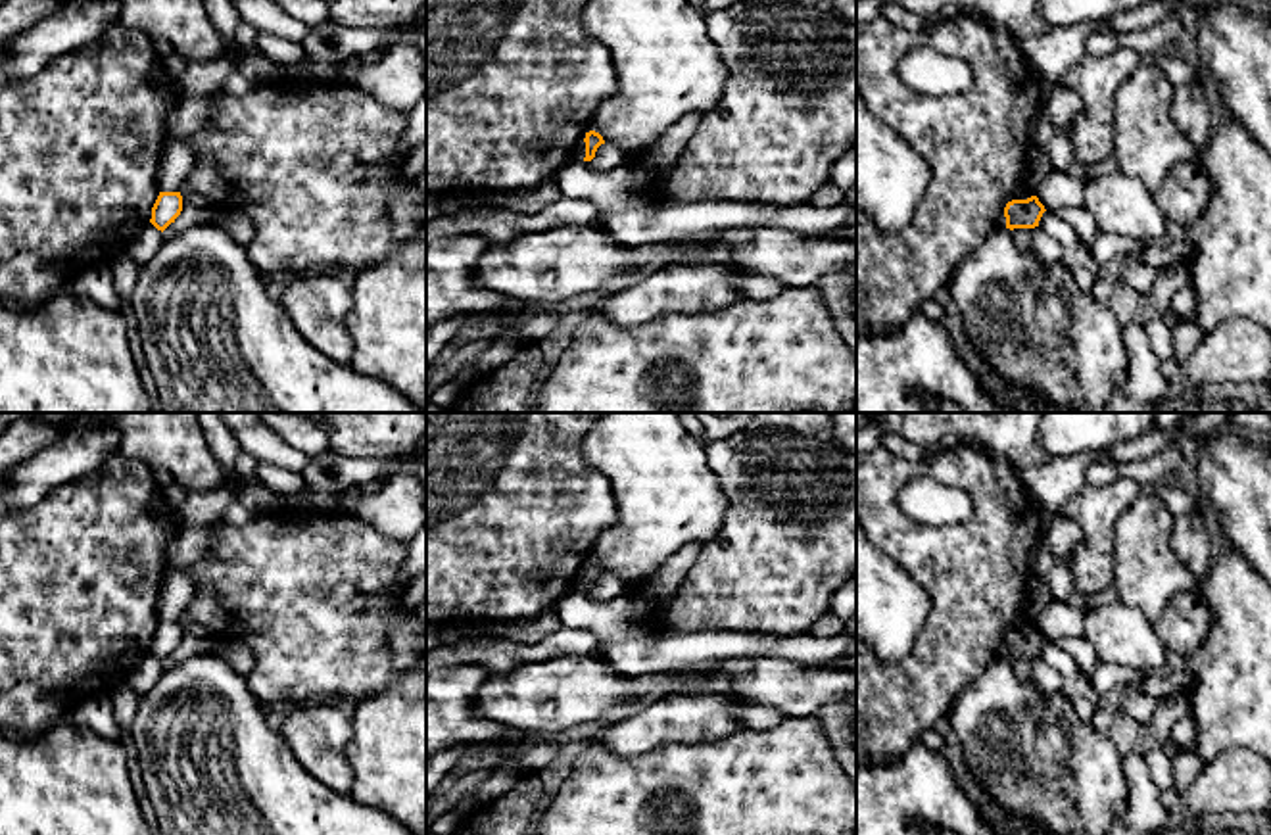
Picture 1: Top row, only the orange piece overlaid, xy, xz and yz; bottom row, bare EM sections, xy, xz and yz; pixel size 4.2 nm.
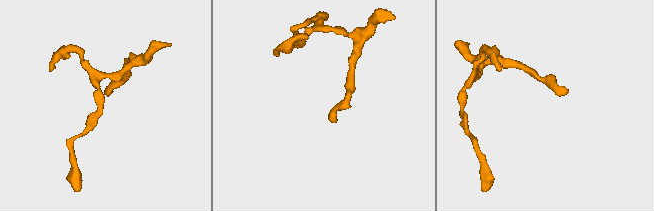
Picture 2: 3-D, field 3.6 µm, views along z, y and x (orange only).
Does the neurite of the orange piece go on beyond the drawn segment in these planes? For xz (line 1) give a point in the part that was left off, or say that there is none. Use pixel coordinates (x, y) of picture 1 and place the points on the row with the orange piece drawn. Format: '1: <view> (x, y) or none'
1: none

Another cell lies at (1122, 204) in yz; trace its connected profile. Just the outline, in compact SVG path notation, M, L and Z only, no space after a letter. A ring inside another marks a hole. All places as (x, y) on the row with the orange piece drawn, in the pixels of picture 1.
M1121 171L1087 180L1083 207L1096 219L1100 232L1140 244L1165 240L1167 217L1156 194Z

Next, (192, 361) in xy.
M211 221L163 240L142 267L129 303L163 413L424 413L386 382L365 376L351 365L338 365L309 346L278 299L267 294L267 282L250 261L248 246L240 246Z

